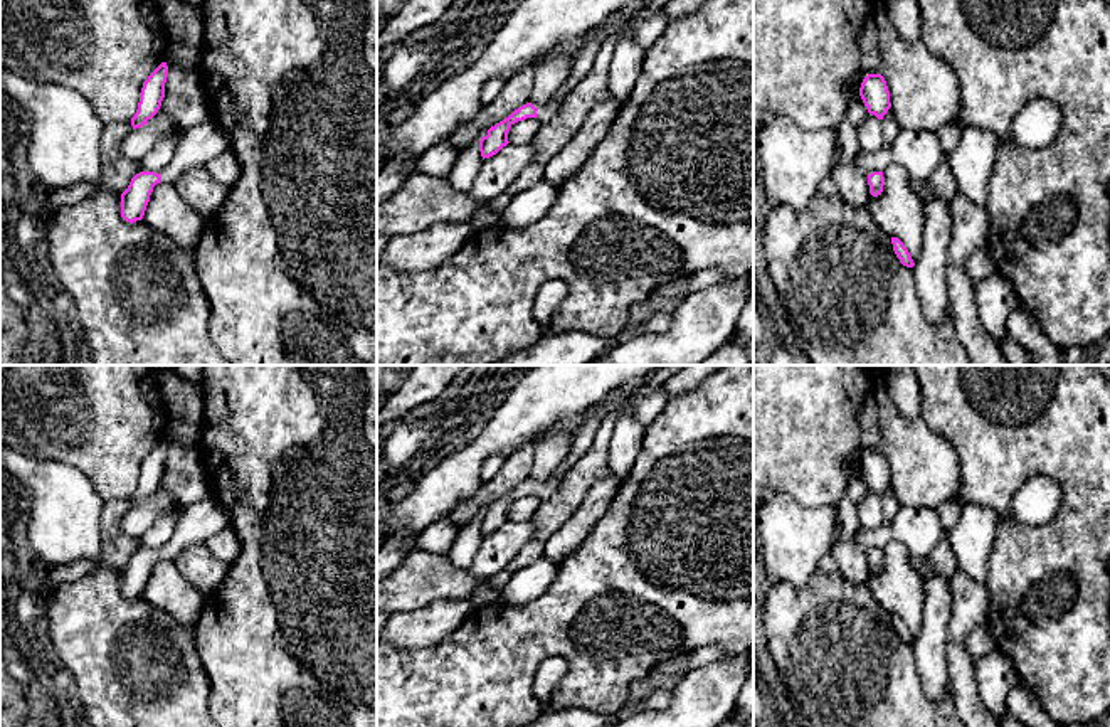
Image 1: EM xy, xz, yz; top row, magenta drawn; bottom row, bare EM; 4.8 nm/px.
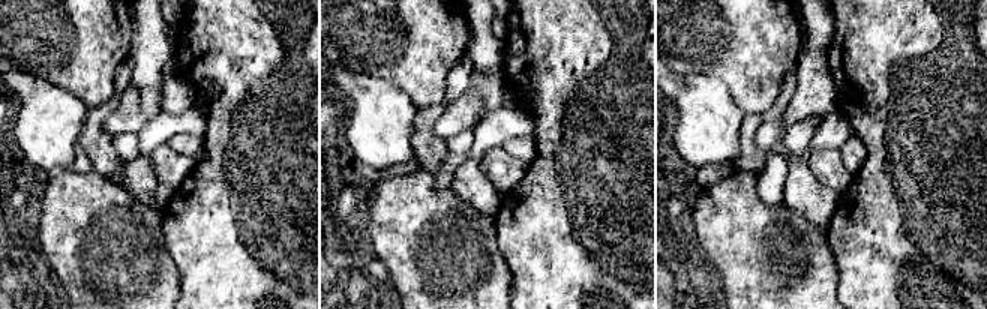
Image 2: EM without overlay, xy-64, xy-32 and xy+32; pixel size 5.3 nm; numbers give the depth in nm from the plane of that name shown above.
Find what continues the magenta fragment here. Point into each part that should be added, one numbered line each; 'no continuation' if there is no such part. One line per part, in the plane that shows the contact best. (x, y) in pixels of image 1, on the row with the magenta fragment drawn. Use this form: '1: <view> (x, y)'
1: xz (547, 111)

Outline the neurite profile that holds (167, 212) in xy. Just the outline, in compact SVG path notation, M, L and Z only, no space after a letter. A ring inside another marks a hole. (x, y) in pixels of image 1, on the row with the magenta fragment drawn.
M165 180L153 187L143 219L151 229L192 251L205 229L205 219L182 199L173 182Z

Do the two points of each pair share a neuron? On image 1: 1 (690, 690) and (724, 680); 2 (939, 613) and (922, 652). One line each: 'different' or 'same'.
1: same
2: same

